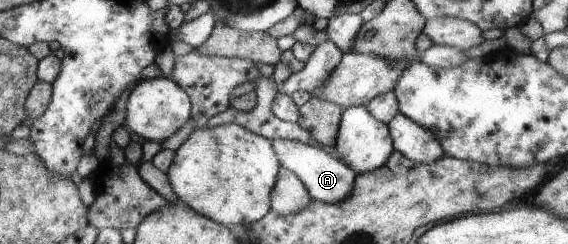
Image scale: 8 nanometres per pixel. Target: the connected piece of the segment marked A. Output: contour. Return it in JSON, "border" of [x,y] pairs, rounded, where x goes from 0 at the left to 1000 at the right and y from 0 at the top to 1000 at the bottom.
{"border":[[[481,566],[475,570],[475,590],[489,639],[491,676],[523,717],[526,742],[533,746],[546,807],[553,820],[588,836],[597,820],[606,820],[606,807],[616,795],[627,709],[614,680],[588,648],[586,631],[523,574]]]}

